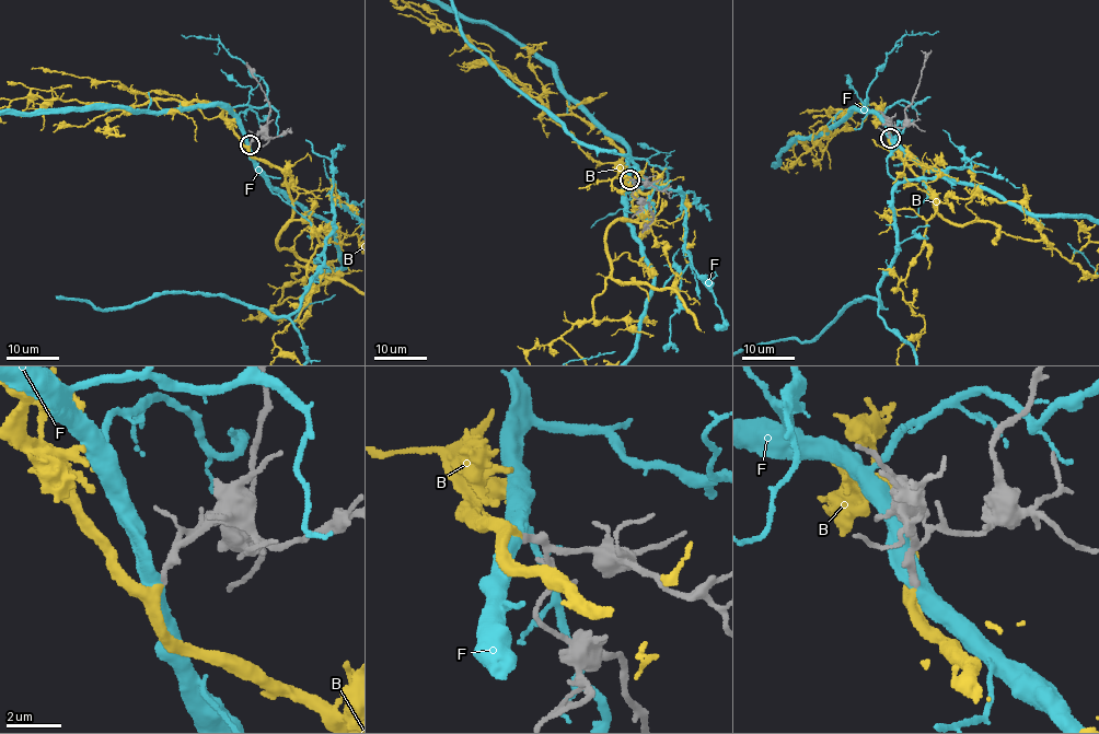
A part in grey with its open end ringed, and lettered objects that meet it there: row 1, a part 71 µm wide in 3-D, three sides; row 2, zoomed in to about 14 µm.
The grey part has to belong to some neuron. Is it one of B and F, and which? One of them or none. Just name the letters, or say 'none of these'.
B

